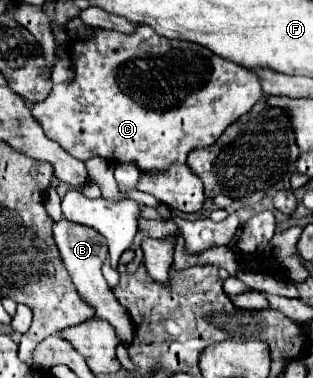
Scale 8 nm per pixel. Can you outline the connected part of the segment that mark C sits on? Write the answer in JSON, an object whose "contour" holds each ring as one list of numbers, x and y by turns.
{"contour":[[142,24,136,26,132,34,122,34,122,32,98,28,88,38,72,44,70,60,72,60,72,68,74,68,74,80,66,86,54,86,46,100,32,106,32,116,40,122,40,126,44,128,44,134,50,140,56,140,74,158,78,158,78,156,90,156,90,158,98,156,98,158,104,158,104,160,112,160,114,164,134,164,134,166,140,168,140,172,166,172,166,168,170,168,172,164,186,164,186,156,188,156,190,150,202,148,202,146,212,146,220,138,220,134,234,120,238,120,240,116,250,112,250,108,264,96,262,84,258,84,258,76,254,76,254,70,248,70,244,66,228,62,228,60,216,56,214,52,210,52,208,48,198,46,194,42,160,38,150,26,142,26]]}

